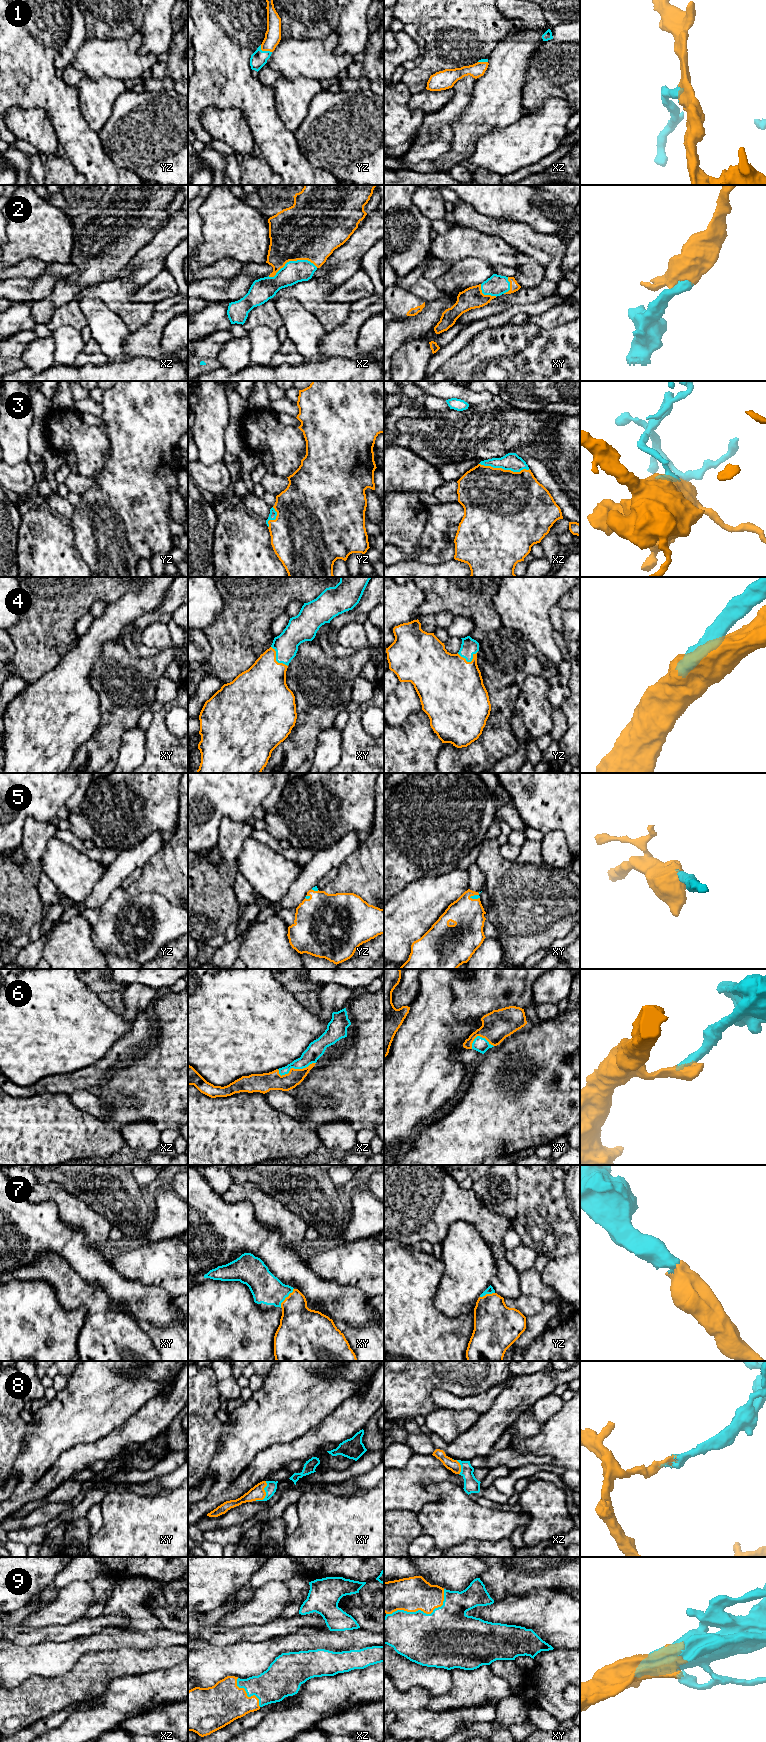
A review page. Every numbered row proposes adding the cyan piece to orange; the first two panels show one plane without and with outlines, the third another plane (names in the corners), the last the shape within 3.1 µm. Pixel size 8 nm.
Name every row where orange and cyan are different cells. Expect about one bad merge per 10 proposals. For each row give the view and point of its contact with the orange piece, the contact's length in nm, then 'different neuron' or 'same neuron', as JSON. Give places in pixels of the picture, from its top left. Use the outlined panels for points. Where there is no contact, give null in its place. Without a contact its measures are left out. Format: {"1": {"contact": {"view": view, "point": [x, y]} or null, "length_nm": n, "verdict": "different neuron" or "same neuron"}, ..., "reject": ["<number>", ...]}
{"1": {"contact": {"view": "yz", "point": [264, 50]}, "length_nm": 110, "verdict": "same neuron"}, "2": {"contact": {"view": "xz", "point": [292, 260]}, "length_nm": 400, "verdict": "same neuron"}, "3": {"contact": {"view": "xz", "point": [503, 469]}, "length_nm": 420, "verdict": "same neuron"}, "4": {"contact": {"view": "xy", "point": [275, 659]}, "length_nm": 220, "verdict": "same neuron"}, "5": {"contact": {"view": "xy", "point": [474, 894]}, "length_nm": 90, "verdict": "same neuron"}, "6": {"contact": {"view": "xz", "point": [293, 1068]}, "length_nm": 320, "verdict": "same neuron"}, "7": {"contact": {"view": "xy", "point": [285, 1298]}, "length_nm": 190, "verdict": "same neuron"}, "8": {"contact": {"view": "xy", "point": [265, 1494]}, "length_nm": 180, "verdict": "same neuron"}, "9": {"contact": {"view": "xy", "point": [421, 1610]}, "length_nm": 500, "verdict": "same neuron"}, "reject": []}

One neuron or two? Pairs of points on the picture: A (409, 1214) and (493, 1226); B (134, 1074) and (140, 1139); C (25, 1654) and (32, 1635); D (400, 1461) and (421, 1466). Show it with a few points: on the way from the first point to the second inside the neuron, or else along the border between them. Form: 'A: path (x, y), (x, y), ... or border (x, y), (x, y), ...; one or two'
A: path (430, 1213), (472, 1213); one
B: border (124, 1124), (149, 1120), (159, 1130); two
C: border (10, 1640), (18, 1644), (51, 1642); two
D: border (414, 1453), (407, 1464); two

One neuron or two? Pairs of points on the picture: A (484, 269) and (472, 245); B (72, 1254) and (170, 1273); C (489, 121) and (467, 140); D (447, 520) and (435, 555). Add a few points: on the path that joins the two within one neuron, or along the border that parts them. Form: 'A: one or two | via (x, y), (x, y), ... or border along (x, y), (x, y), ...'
A: two | border along (456, 261), (475, 257), (493, 265)
B: two | border along (93, 1246), (103, 1253), (110, 1264), (125, 1278)
C: one | via (484, 123), (472, 135)
D: one | via (440, 529), (435, 546)

